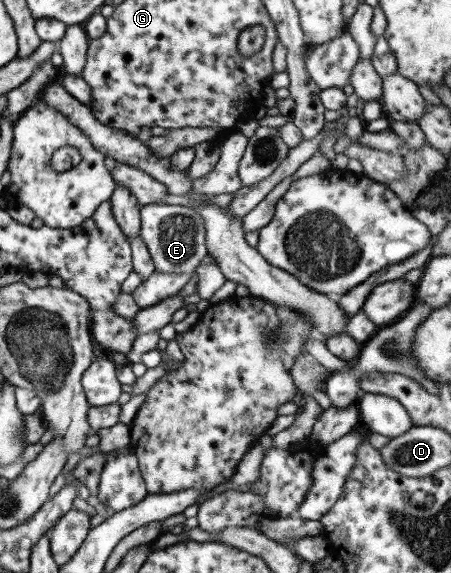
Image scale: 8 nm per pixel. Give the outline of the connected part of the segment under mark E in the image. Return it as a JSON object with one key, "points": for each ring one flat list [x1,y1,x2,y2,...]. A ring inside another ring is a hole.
{"points":[[154,203,140,209,140,237,150,252,154,268,169,274,189,274,208,255,206,228,203,218,185,206]]}

